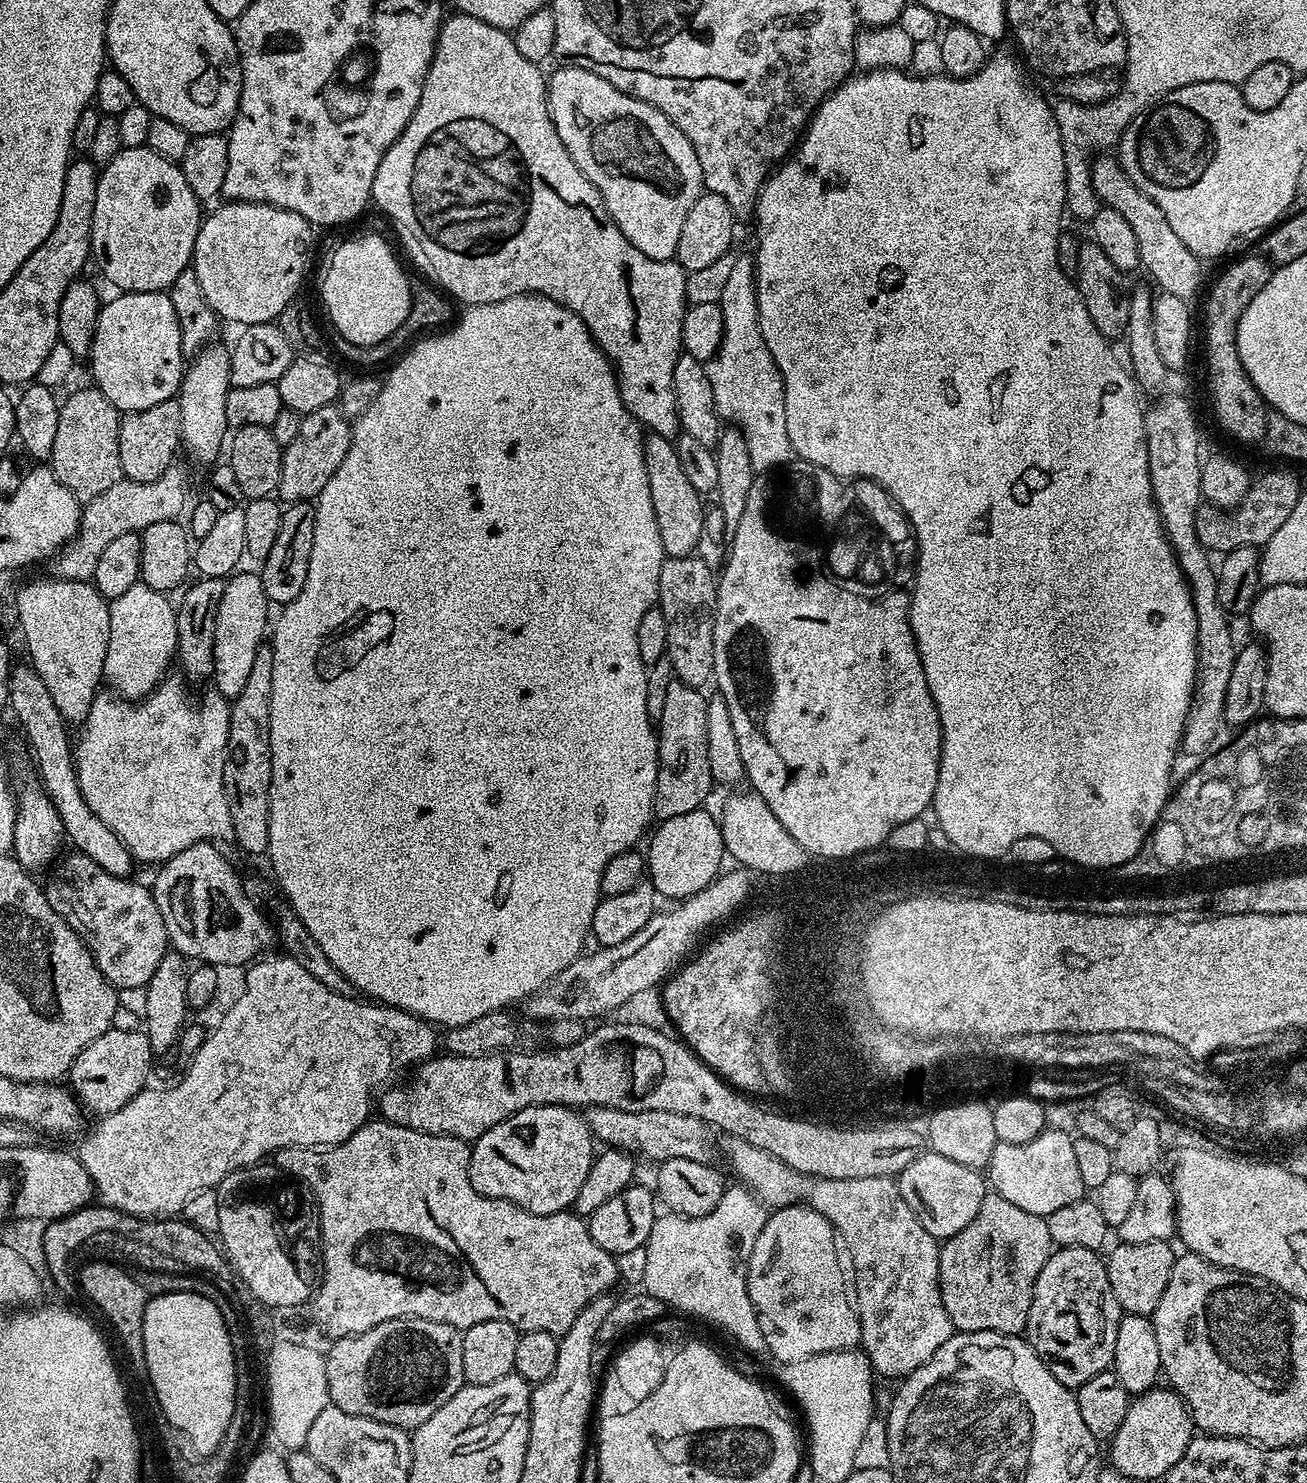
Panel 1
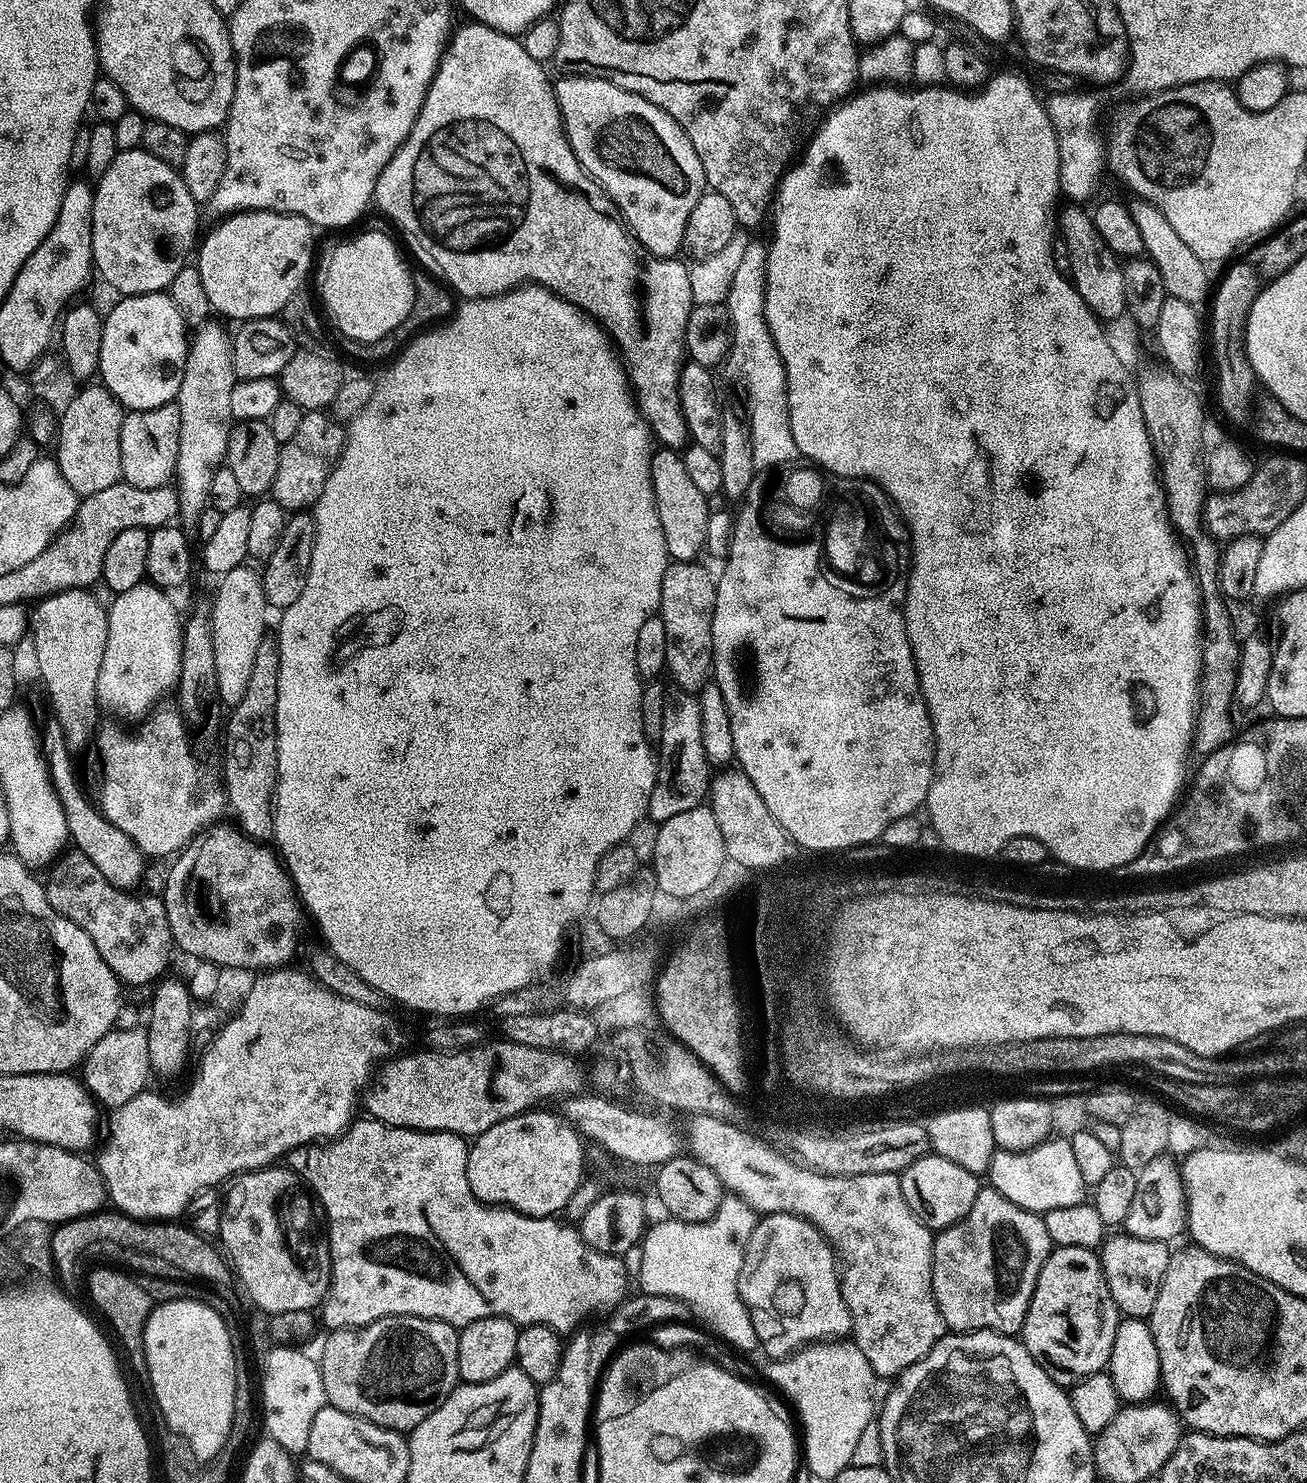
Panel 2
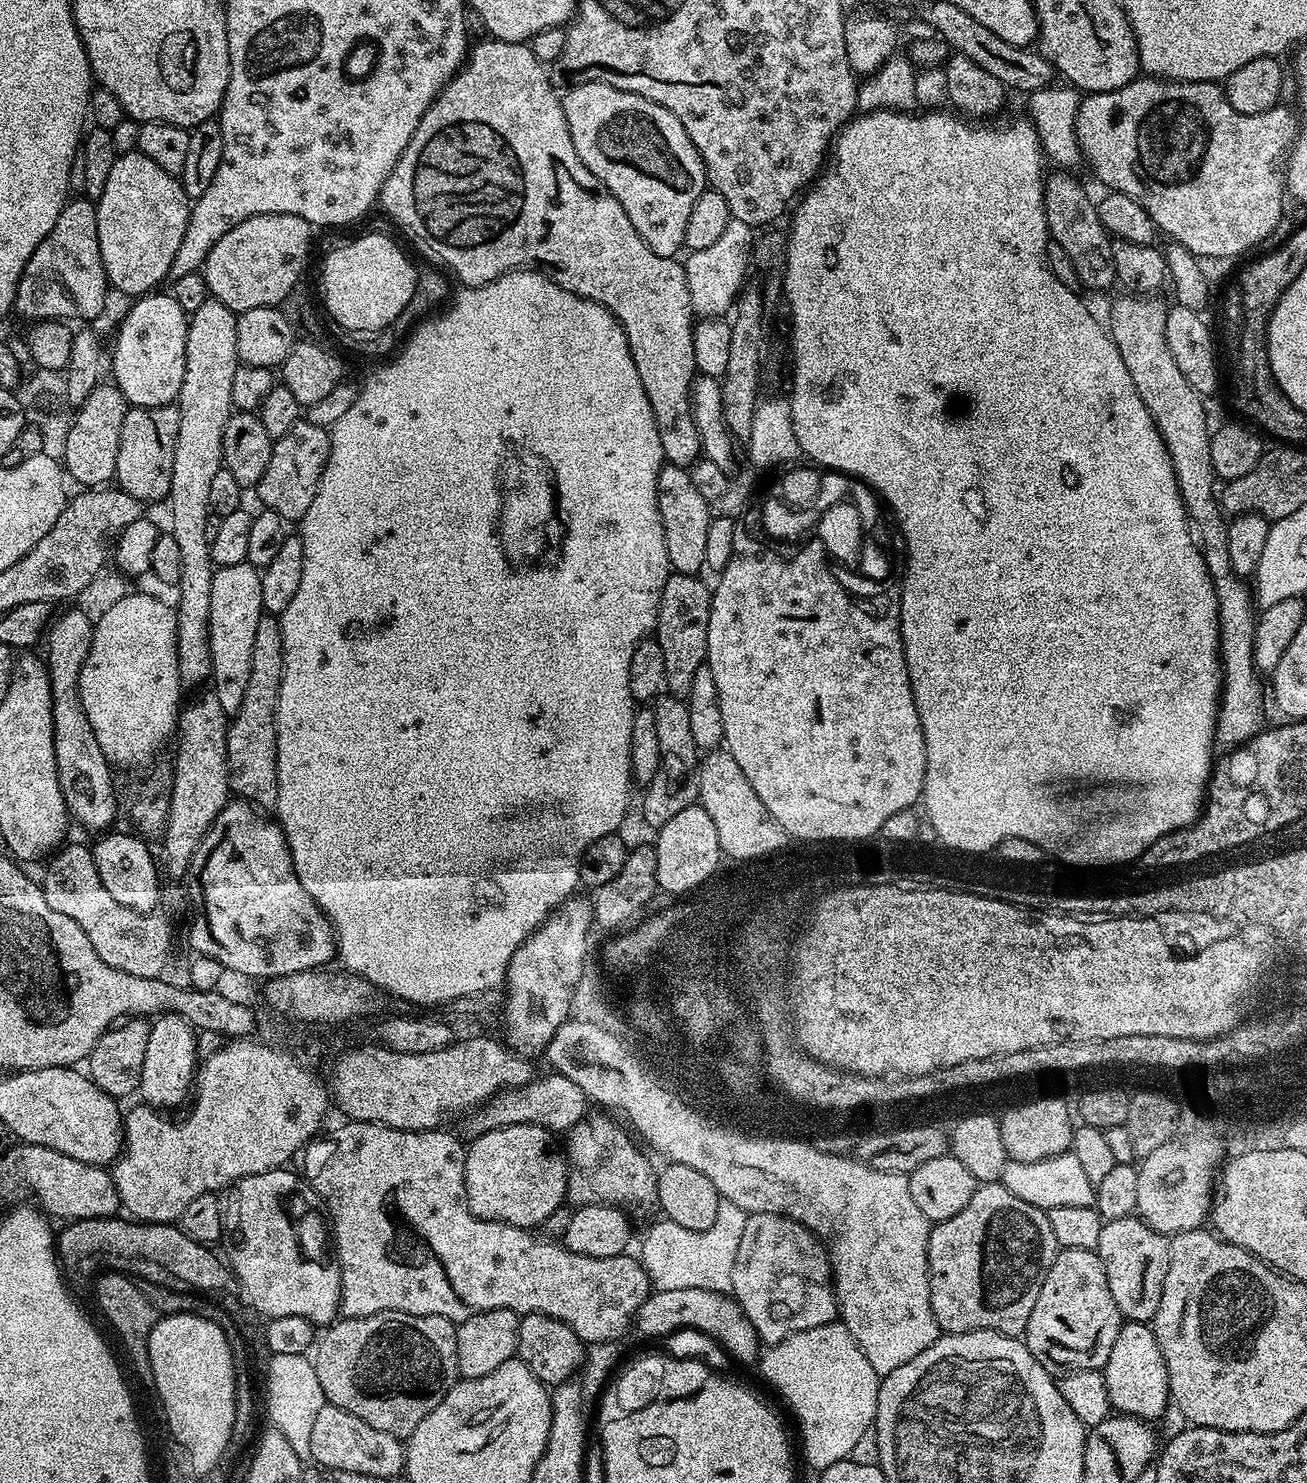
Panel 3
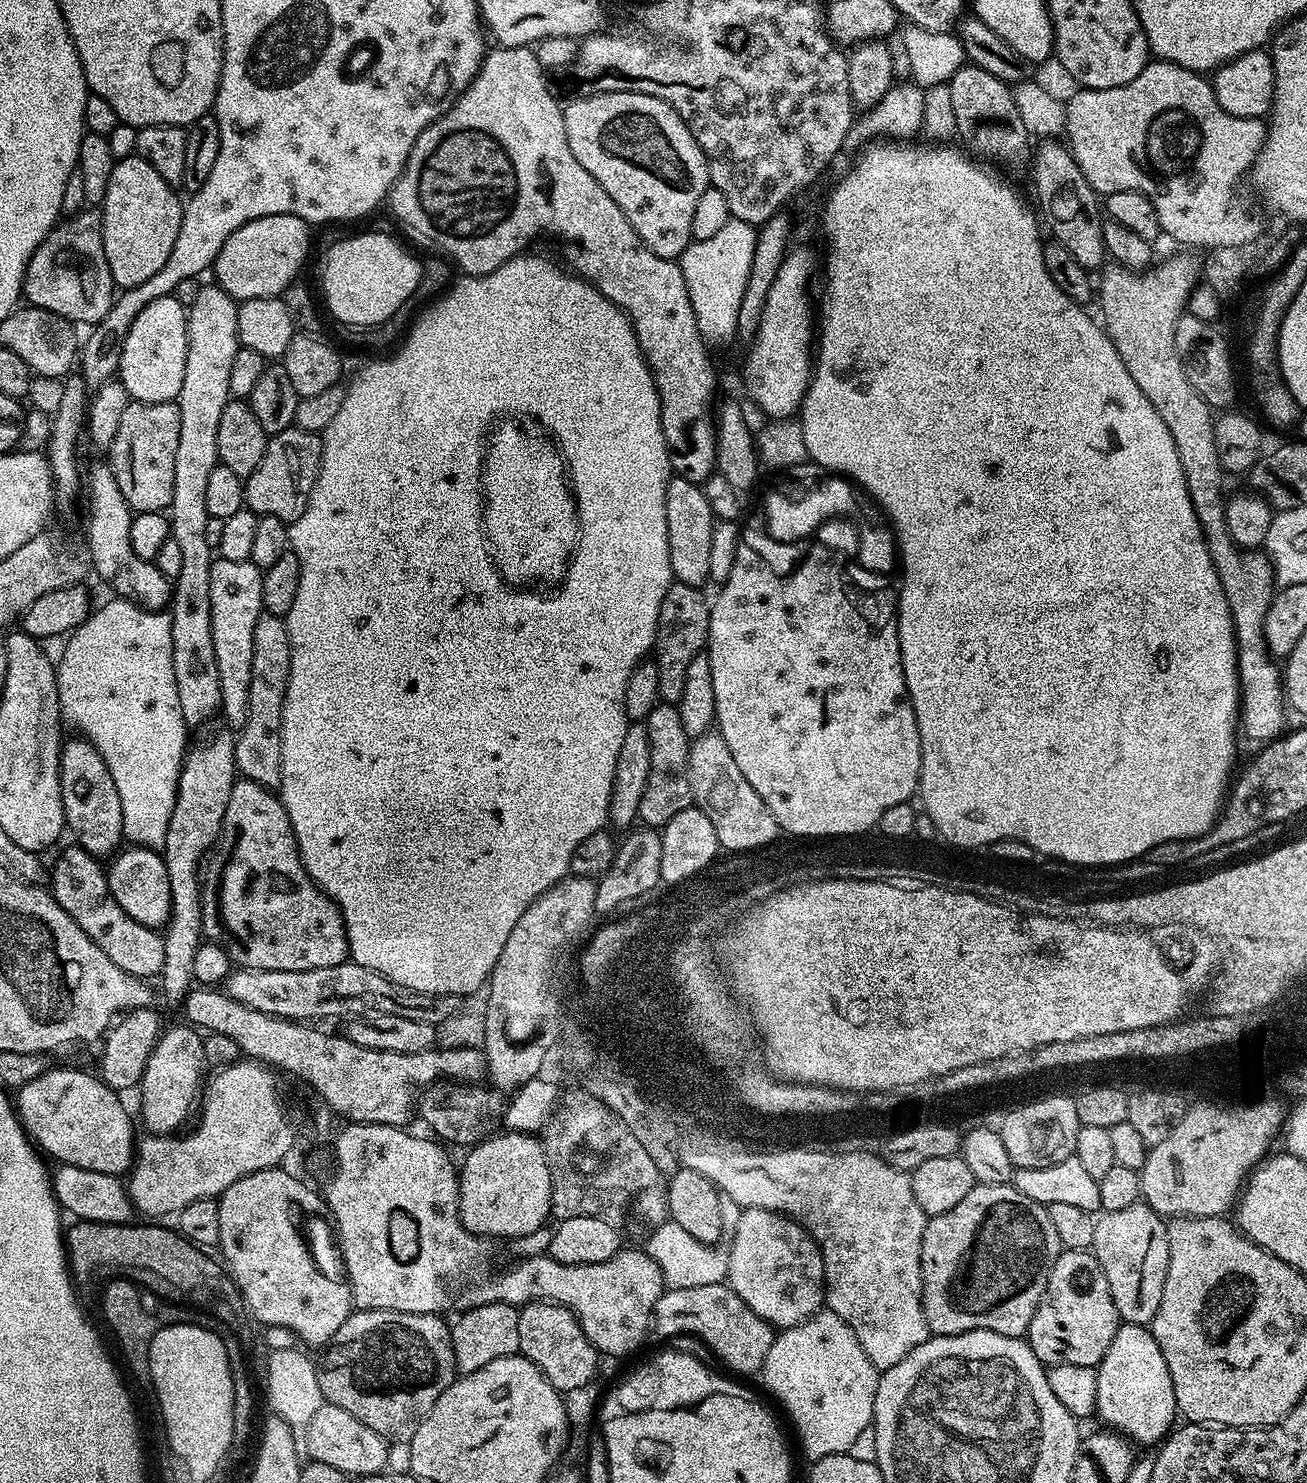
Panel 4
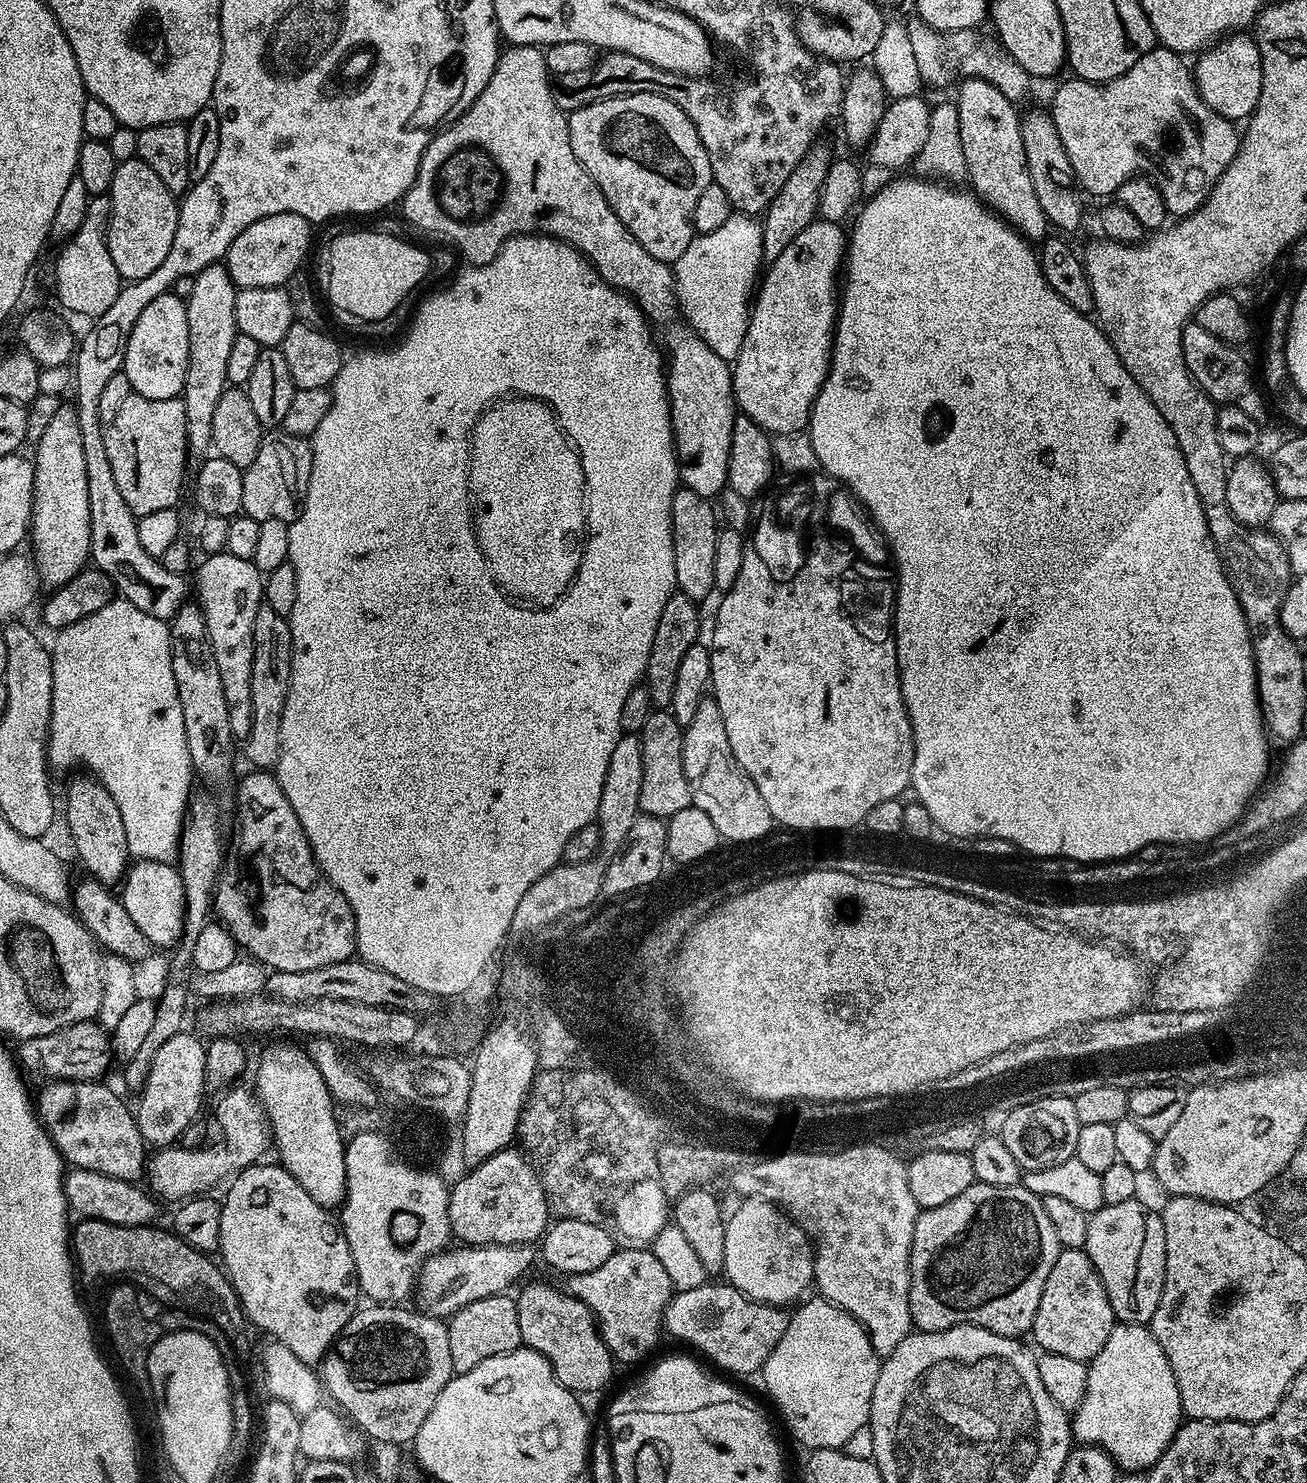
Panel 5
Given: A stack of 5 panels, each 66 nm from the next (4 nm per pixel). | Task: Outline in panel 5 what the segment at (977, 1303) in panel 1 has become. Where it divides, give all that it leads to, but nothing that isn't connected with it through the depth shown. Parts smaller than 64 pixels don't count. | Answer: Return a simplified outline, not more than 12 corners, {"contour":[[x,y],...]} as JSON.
{"contour":[[966,1186],[921,1211],[910,1314],[1020,1338],[1060,1253],[1044,1201]]}

